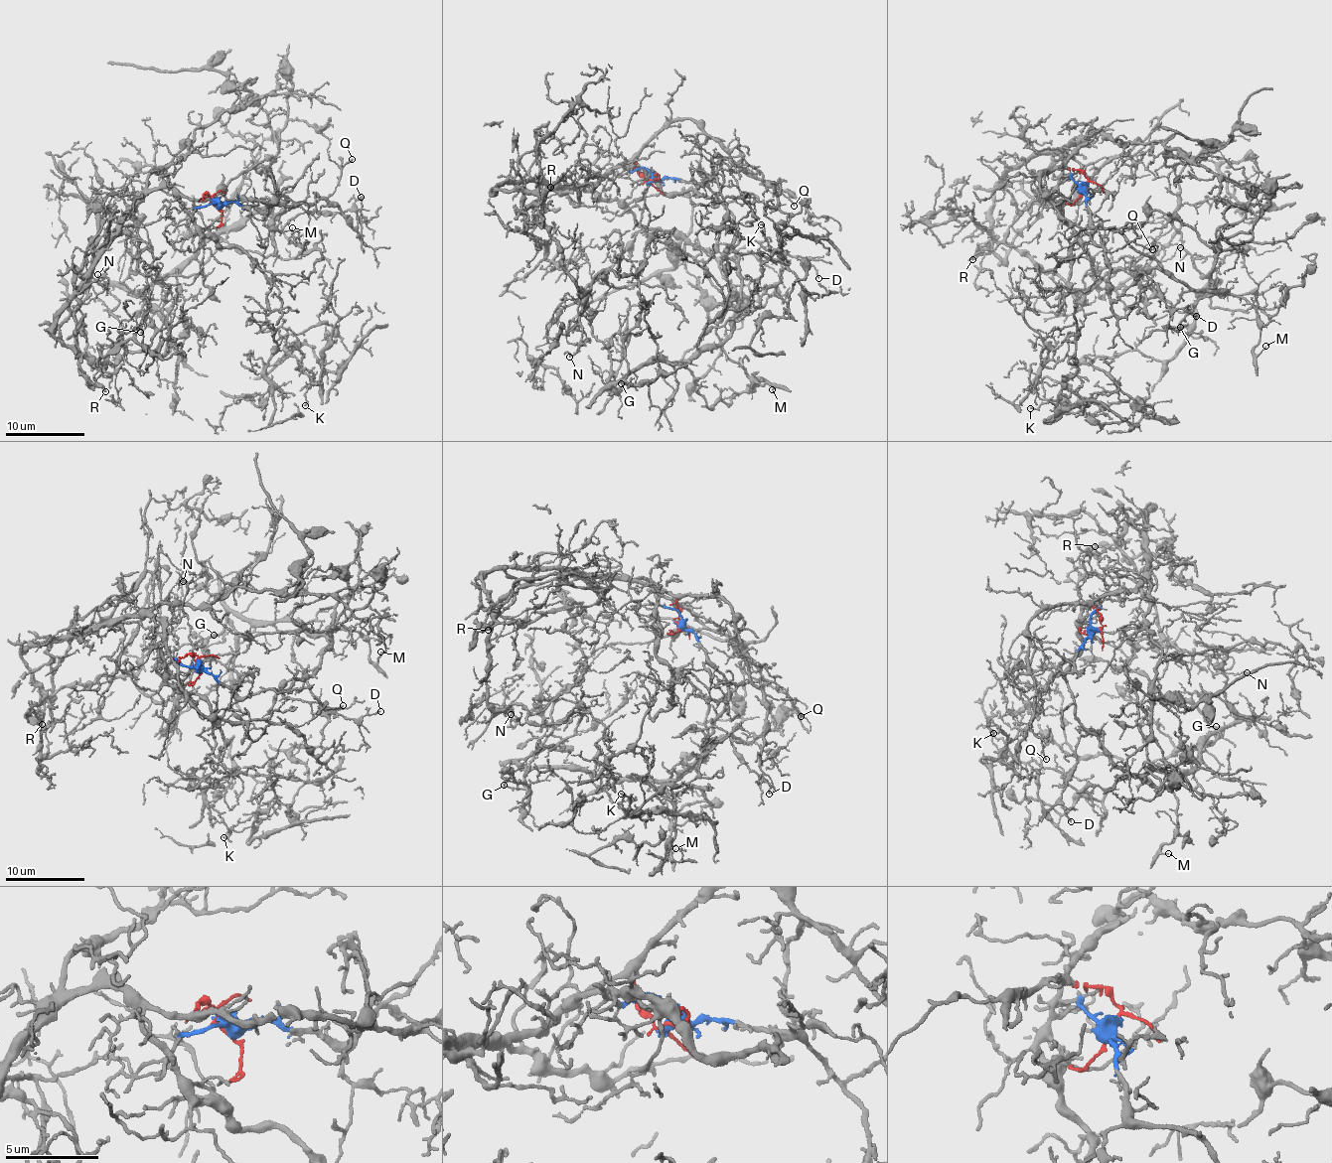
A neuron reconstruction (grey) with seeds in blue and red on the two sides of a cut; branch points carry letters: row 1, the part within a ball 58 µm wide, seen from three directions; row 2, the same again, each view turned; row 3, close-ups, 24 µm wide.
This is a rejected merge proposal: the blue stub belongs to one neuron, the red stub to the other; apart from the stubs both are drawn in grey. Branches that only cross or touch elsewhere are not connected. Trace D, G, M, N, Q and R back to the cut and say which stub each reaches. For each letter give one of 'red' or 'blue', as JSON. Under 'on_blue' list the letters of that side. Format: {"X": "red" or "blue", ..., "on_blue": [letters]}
{"D": "blue", "G": "blue", "M": "blue", "N": "red", "Q": "red", "R": "red", "on_blue": ["D", "G", "M"]}

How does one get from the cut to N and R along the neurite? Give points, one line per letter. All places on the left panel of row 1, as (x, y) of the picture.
N: (214, 205), (166, 188), (136, 200), (67, 304), (56, 337), (92, 364), (115, 364), (119, 302), (97, 275)
R: (214, 205), (209, 196), (192, 201), (166, 188), (136, 200), (65, 306), (54, 334), (94, 363), (105, 392)

